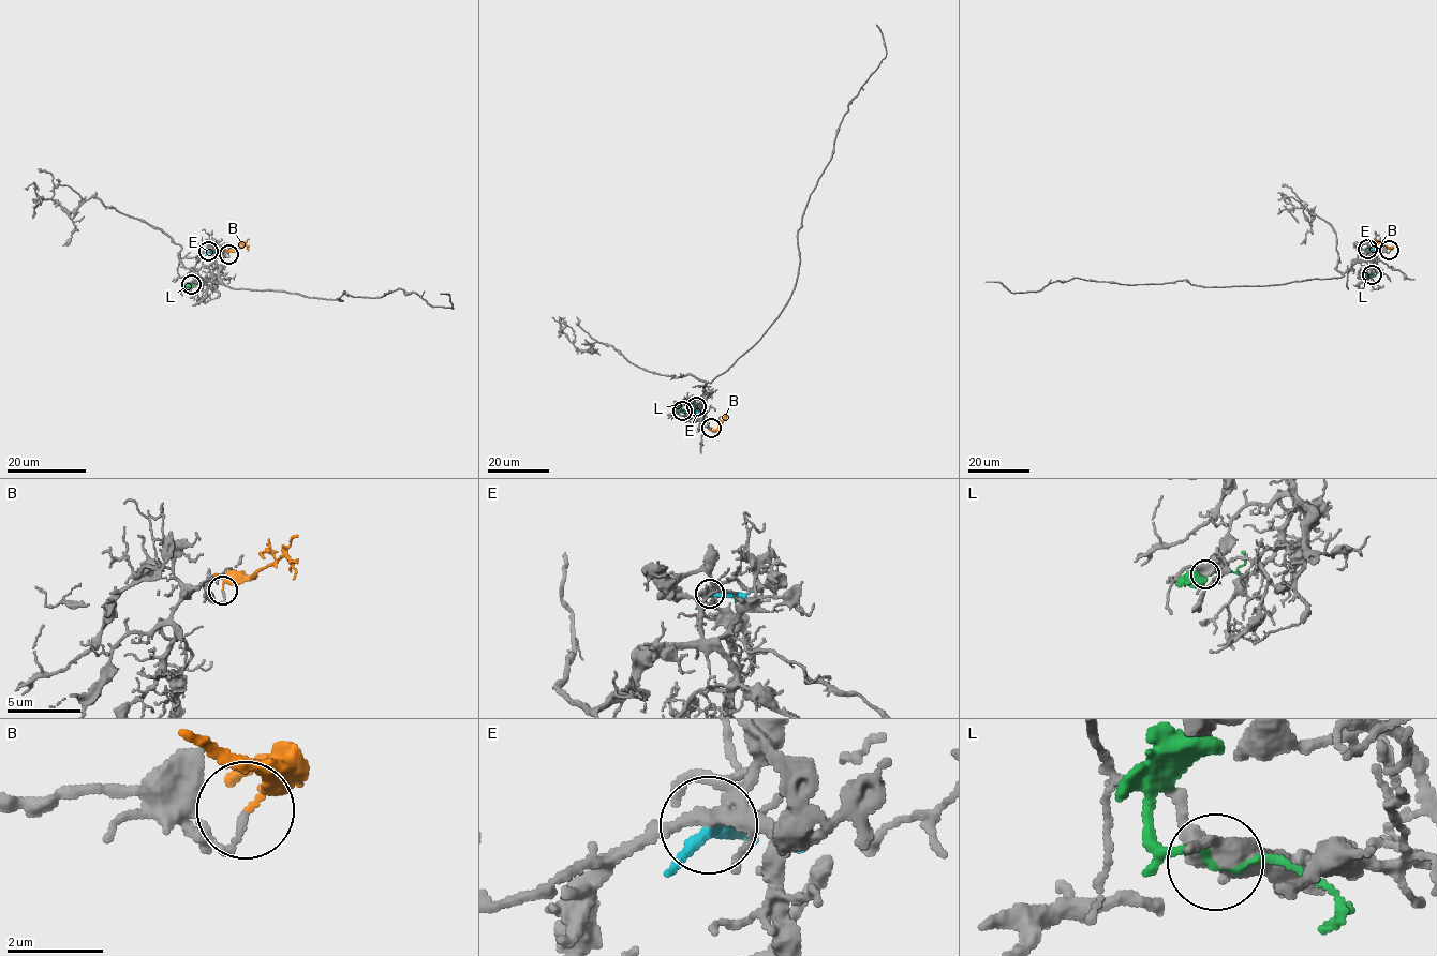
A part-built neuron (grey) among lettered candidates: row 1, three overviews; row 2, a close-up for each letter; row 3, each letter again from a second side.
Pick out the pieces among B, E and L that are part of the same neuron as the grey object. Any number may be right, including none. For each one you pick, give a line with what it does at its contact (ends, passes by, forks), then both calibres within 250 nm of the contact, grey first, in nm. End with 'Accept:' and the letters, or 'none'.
Accept: none

